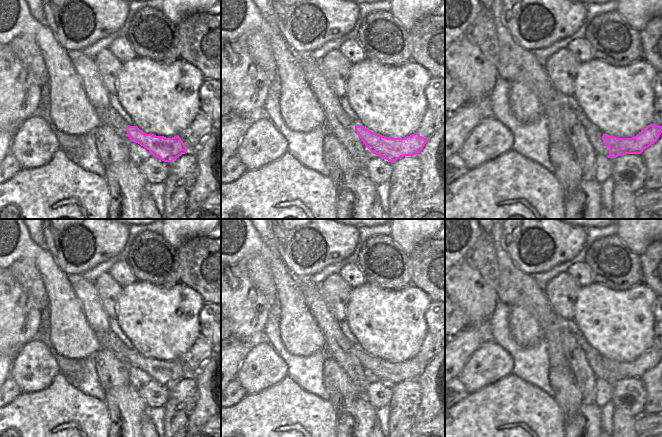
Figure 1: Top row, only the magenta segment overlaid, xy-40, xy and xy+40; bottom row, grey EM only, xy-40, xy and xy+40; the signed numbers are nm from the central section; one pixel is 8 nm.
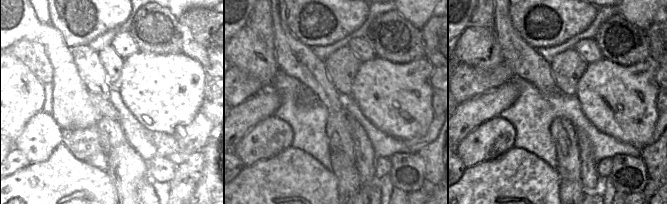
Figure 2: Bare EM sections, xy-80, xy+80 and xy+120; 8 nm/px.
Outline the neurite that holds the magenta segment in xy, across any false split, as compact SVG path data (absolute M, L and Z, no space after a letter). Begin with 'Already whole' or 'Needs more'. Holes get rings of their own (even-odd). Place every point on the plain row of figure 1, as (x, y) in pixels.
Already whole. M363 349L355 350L355 355L373 378L391 387L404 380L418 379L428 365L428 362L417 356L404 362L388 362L368 354Z

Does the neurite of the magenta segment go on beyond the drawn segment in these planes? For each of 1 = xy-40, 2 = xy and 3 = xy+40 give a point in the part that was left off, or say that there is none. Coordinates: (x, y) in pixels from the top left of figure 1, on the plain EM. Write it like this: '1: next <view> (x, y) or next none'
1: next none
2: next none
3: next none

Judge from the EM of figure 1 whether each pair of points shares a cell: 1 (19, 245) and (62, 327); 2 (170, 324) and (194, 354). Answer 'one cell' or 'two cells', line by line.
1: one cell
2: two cells

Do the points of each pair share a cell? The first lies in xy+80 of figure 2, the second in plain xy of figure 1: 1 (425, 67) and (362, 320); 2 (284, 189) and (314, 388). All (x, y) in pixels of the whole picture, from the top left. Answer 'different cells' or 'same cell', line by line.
1: same cell
2: different cells

